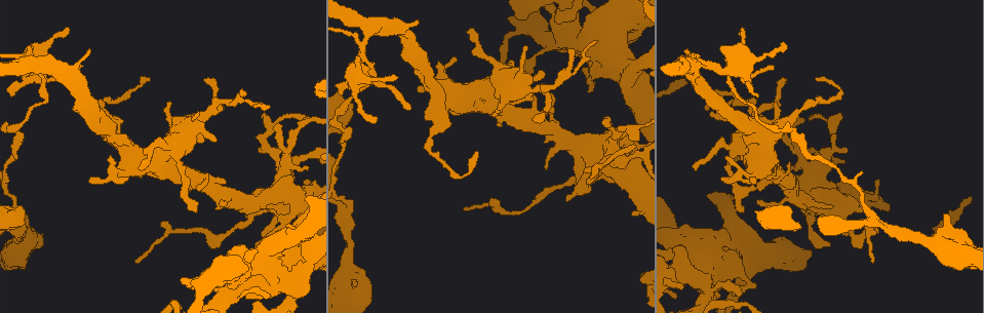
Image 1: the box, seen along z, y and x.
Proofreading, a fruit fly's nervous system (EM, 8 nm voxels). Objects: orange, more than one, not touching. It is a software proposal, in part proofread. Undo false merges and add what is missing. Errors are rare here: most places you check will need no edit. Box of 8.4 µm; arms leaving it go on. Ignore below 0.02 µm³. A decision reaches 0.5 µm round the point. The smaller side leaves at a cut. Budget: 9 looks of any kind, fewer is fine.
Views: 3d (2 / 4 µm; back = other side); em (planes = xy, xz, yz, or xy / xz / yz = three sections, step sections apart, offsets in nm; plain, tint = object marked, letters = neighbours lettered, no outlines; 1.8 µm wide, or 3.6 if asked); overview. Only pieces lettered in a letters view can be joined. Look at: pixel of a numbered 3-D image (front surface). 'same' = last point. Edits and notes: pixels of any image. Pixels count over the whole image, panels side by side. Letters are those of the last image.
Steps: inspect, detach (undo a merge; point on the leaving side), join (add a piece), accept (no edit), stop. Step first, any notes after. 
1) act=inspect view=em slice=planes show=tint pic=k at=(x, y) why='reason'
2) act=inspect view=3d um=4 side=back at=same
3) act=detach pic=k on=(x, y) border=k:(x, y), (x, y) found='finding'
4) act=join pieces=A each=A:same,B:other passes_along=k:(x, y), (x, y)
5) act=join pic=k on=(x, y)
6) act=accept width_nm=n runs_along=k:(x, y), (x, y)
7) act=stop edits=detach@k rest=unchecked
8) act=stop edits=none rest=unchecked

act=inspect view=em slice=yz step=4 show=letters pic=1 at=(462, 101) why='thick turns thin'

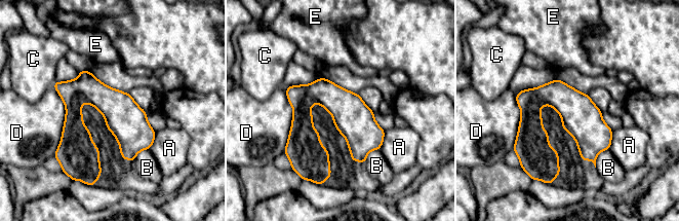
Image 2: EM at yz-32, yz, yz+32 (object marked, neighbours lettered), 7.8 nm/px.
act=inspect view=em slice=xz step=8 show=letters at=same why='another direction'

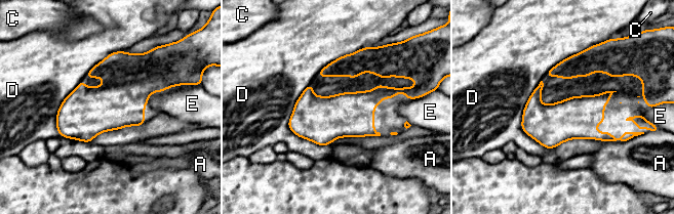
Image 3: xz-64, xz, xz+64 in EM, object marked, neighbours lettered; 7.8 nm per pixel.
act=accept longest_contact=D:500nm each=A:other,C:other,D:other,E:other found='continuous, no second neuron'

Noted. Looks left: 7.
act=inspect view=em um=3.6 slice=xz step=16 show=tint pic=1 at=(724, 262) why='touches itself'

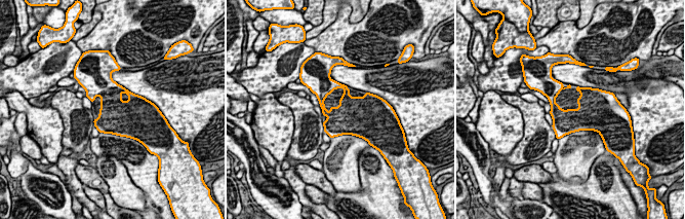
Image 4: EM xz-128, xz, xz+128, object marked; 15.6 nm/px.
act=inspect view=em um=3.6 slice=planes show=letters at=same

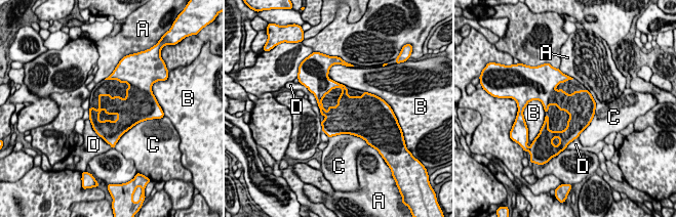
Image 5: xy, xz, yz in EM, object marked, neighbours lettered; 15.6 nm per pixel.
act=accept longest_contact=C:600nm each=A:other,B:other,C:other,D:other border=5:(88, 119), (92, 129), (107, 142) found='continuous, no second neuron'

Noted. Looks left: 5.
act=inspect view=3d um=2 pic=1 at=(819, 164) why='thick turns thin'

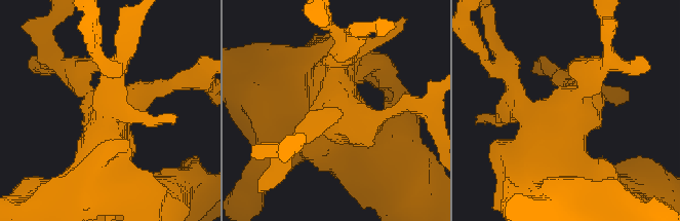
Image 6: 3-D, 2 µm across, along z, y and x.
act=inspect view=em slice=yz step=16 show=tint pic=6 at=(572, 110)

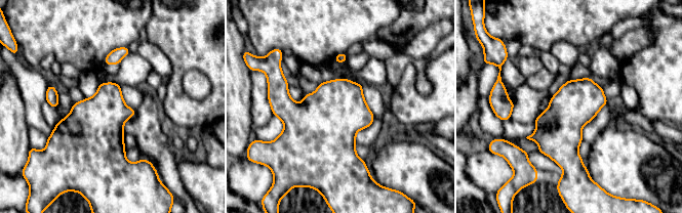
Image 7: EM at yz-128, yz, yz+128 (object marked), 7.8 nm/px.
act=inspect view=em slice=planes show=letters at=same

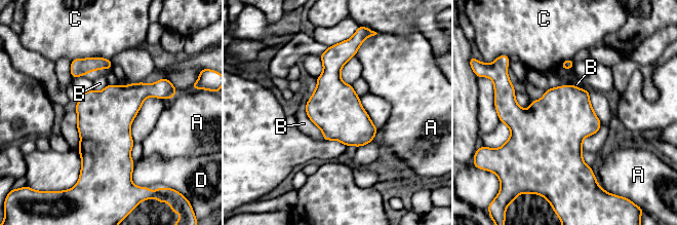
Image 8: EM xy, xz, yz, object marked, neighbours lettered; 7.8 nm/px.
act=accept each=A:other,B:other,C:other,D:other border=8:(316, 78), (306, 114), (324, 139) found='all the same neuron'

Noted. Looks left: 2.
act=inspect view=em slice=planes show=plain pic=1 at=(724, 71) why='calibre changes'

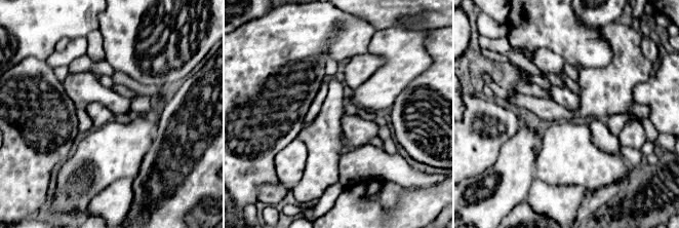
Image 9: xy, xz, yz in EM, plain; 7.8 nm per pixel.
act=inspect view=em slice=planes show=letters at=same

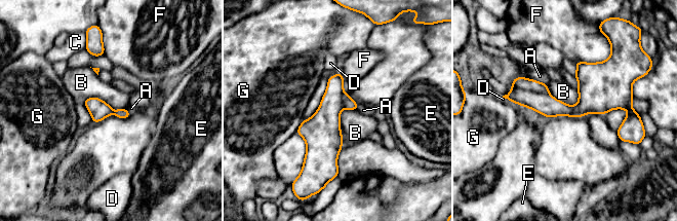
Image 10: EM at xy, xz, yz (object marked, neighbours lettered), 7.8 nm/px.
act=detach pic=10 on=(519, 82) each=A:other,B:other,C:other,D:other,E:other,F:other,G:other part_leaving=10:(514, 84), (531, 84), (545, 90) found='two neurons meet here'

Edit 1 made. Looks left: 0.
act=stop edits=detach@10 rest=unchecked

